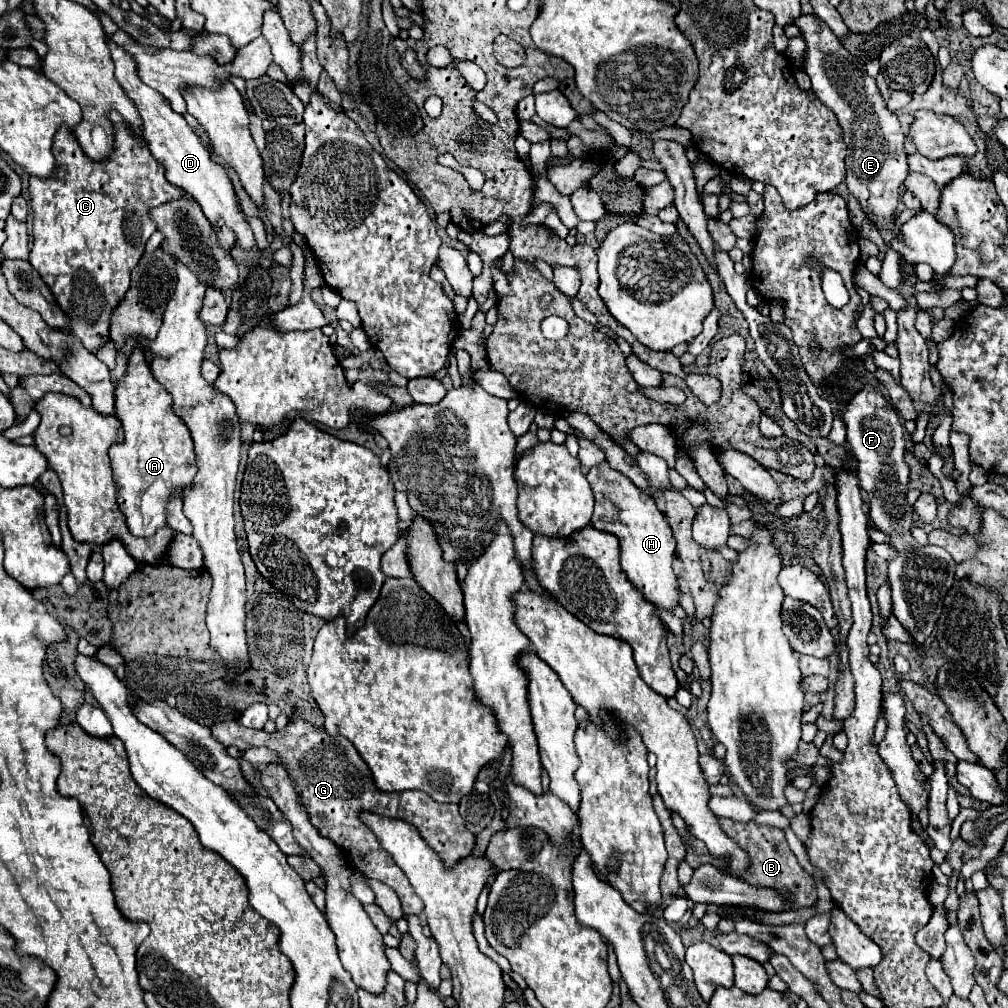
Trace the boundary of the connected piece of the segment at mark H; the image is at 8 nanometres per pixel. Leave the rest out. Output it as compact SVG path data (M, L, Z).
M607 462L591 468L587 480L595 494L595 512L591 518L591 526L619 538L621 568L625 570L629 580L639 592L643 592L649 602L659 604L671 612L673 606L679 604L679 588L677 574L671 568L675 558L675 540L665 514L657 508L655 500L647 492L639 490L621 472L609 468Z

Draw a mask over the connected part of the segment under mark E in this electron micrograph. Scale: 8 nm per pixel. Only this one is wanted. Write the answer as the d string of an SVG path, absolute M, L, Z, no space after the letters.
M811 14L811 16L799 16L794 22L795 26L803 32L803 38L807 42L807 62L805 62L805 72L807 76L811 78L811 84L813 84L813 92L817 94L817 98L829 106L841 128L843 128L843 136L845 136L845 144L847 144L847 178L845 178L845 184L849 188L849 194L857 196L861 200L861 206L863 206L863 212L869 214L877 226L891 226L895 228L893 220L895 220L895 208L899 204L899 188L905 180L905 176L909 174L907 172L907 156L905 156L905 150L903 150L903 144L905 144L905 134L901 132L901 126L899 126L899 120L893 112L889 112L877 84L875 84L875 78L867 76L865 68L857 62L855 56L851 56L843 44L839 42L839 38L831 32L831 28L825 24L825 22L817 22L817 16Z

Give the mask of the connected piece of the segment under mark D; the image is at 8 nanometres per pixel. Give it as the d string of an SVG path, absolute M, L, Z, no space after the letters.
M107 42L107 44L111 50L111 56L113 56L113 64L115 64L115 78L121 84L121 88L125 88L125 94L133 100L133 104L141 116L141 122L143 122L141 124L143 136L149 144L151 154L167 168L167 180L171 184L187 190L187 194L199 202L203 214L211 222L217 222L217 218L221 216L225 220L225 224L235 232L237 244L243 250L251 250L255 246L255 238L253 238L253 232L251 232L245 216L241 214L239 206L235 204L235 190L233 190L233 184L231 184L225 168L211 162L211 150L201 144L199 136L189 128L185 118L181 114L175 114L157 90L145 86L139 80L137 64L133 62L133 58L117 44L113 44L113 42Z

